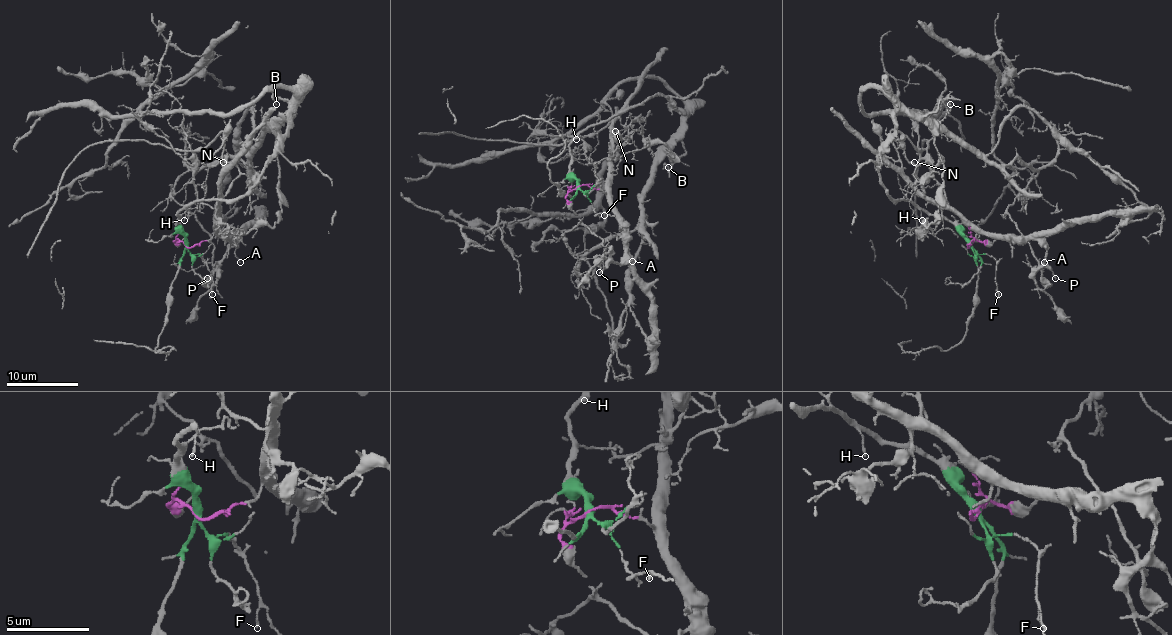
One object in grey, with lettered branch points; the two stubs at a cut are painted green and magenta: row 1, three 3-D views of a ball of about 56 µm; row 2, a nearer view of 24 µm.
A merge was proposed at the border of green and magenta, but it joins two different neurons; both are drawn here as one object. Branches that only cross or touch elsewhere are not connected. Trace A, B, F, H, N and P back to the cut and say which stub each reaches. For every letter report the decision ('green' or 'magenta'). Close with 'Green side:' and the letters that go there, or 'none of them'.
A: magenta
B: green
F: green
H: green
N: magenta
P: magenta
Green side: B, F, H

